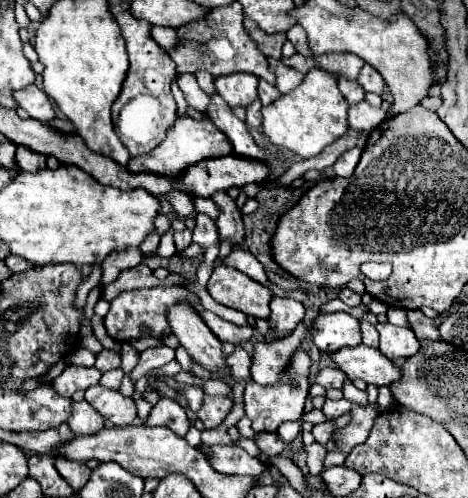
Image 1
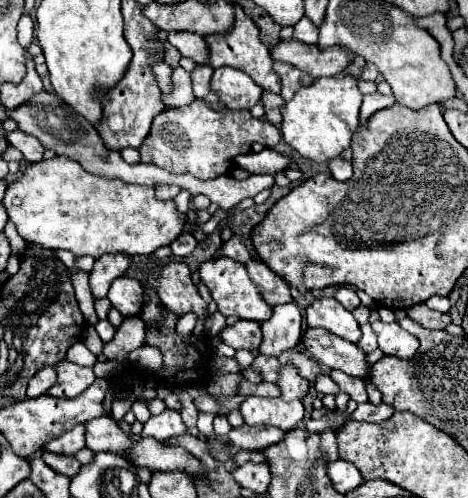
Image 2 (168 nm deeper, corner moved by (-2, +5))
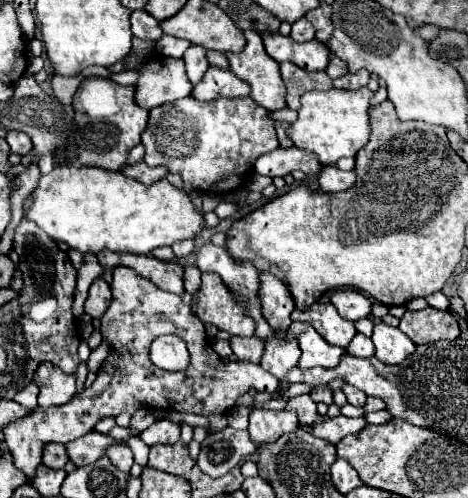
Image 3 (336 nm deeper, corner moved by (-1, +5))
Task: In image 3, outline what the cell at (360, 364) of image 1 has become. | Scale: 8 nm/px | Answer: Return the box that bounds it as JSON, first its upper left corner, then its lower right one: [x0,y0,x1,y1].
[289,322,345,370]

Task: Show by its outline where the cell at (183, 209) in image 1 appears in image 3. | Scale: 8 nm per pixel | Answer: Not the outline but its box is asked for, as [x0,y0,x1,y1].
[121,160,167,186]

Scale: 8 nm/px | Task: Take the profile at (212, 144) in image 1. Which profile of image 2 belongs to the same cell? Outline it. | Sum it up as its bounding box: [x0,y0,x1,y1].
[140,100,278,180]

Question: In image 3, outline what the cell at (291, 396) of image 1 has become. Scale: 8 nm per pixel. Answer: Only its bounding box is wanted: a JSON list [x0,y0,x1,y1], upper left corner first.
[249,410,299,446]

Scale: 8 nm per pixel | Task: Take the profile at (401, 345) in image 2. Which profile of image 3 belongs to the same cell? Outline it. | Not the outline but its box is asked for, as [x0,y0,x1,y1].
[371,322,415,364]

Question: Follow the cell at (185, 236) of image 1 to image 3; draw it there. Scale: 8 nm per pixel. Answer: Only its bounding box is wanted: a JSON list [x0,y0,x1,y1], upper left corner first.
[173,240,193,258]

